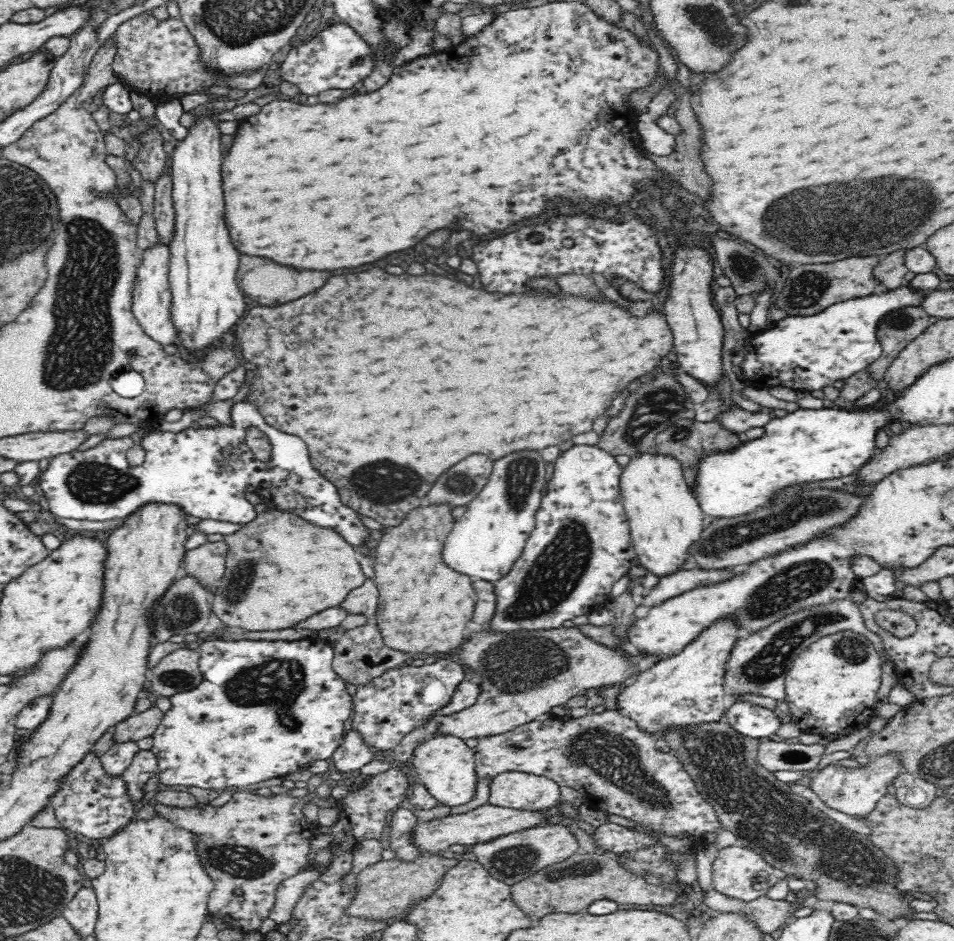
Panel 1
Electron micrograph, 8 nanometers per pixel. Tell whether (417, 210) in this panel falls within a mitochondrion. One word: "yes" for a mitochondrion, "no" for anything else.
no

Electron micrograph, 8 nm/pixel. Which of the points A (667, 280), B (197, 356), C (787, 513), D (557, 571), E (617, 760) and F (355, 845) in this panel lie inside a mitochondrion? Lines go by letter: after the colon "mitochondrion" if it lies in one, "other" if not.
A: other
B: other
C: mitochondrion
D: mitochondrion
E: mitochondrion
F: other

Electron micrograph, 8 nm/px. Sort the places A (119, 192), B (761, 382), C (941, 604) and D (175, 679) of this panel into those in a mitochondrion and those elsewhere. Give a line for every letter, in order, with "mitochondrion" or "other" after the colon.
A: other
B: other
C: other
D: mitochondrion

